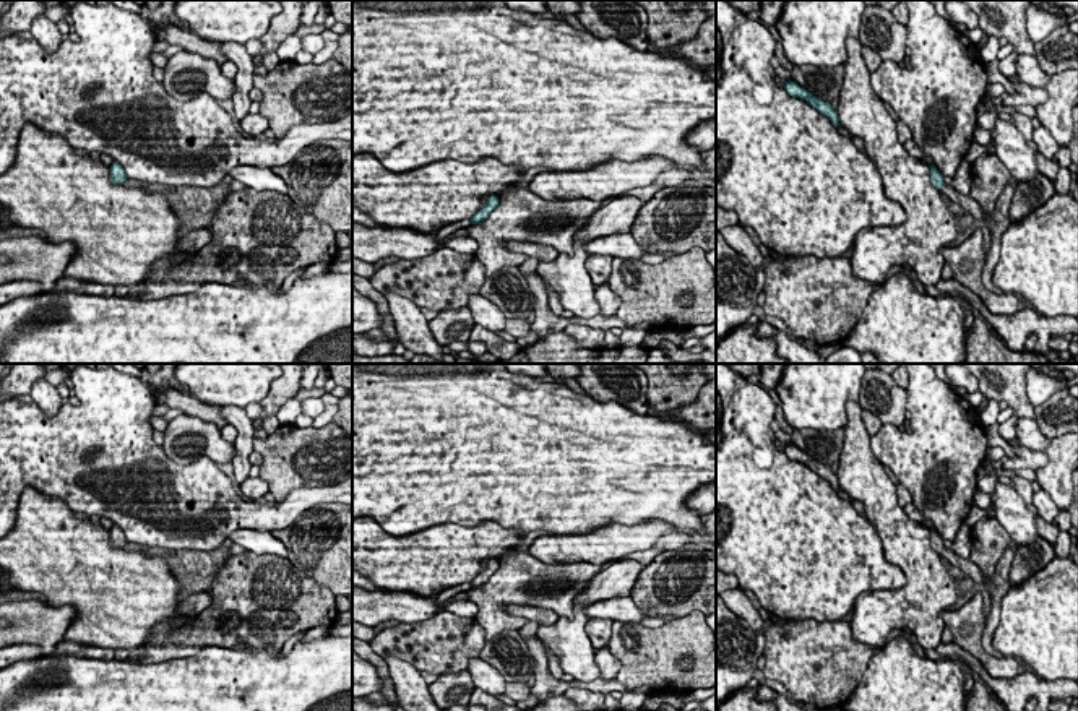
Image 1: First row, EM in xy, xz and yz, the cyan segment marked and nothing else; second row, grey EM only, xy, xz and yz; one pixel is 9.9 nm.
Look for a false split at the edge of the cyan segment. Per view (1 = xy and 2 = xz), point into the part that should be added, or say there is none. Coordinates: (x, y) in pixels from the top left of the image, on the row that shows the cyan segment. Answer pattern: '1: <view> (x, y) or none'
1: none
2: none

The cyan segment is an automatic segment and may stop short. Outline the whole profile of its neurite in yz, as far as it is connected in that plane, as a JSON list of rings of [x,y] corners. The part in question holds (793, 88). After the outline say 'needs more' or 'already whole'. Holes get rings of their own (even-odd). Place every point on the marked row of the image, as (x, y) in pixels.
[[[784,81],[784,89],[787,91],[789,96],[799,97],[810,104],[813,109],[817,109],[820,114],[826,115],[834,127],[841,125],[838,110],[834,110],[828,102],[821,101],[820,97],[813,96],[807,89],[800,88],[796,81]]]; already whole

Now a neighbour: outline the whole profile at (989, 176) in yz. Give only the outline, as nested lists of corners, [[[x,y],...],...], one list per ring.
[[[990,151],[972,162],[971,180],[972,188],[969,196],[979,203],[985,214],[990,214],[995,209],[997,200],[1007,183],[1011,183],[1013,187],[1018,183],[997,154]]]

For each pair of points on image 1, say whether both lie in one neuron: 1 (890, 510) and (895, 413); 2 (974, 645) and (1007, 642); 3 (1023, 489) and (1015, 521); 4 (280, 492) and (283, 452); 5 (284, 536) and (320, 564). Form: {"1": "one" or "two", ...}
{"1": "two", "2": "two", "3": "two", "4": "one", "5": "one"}

